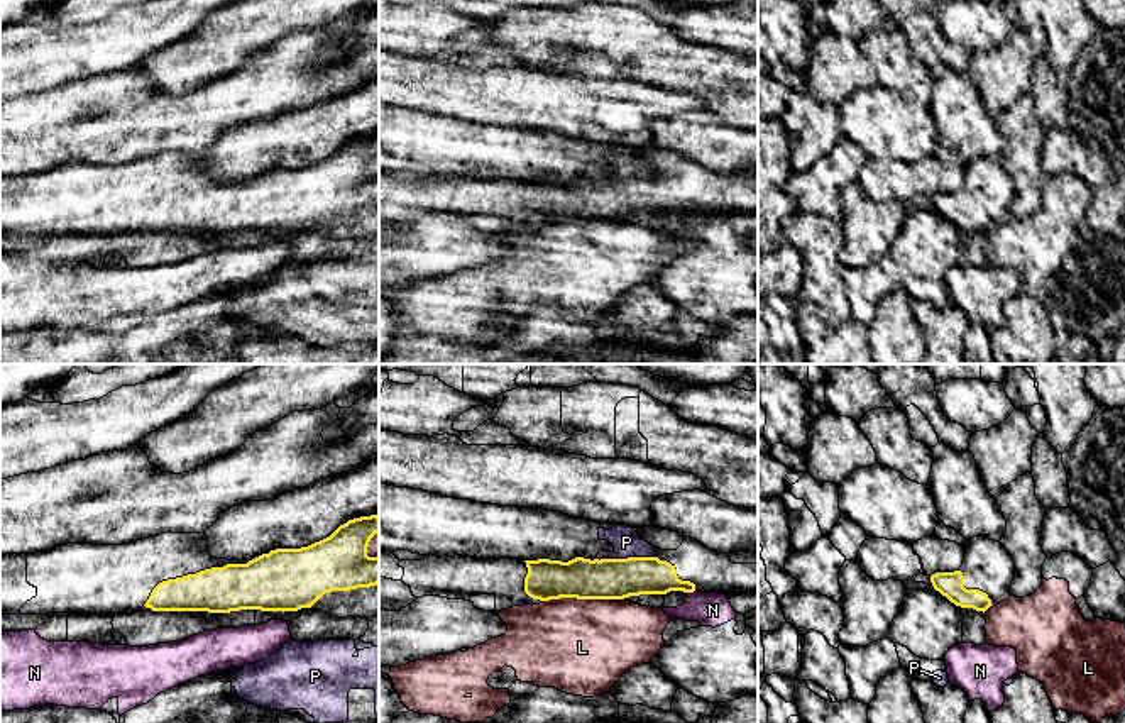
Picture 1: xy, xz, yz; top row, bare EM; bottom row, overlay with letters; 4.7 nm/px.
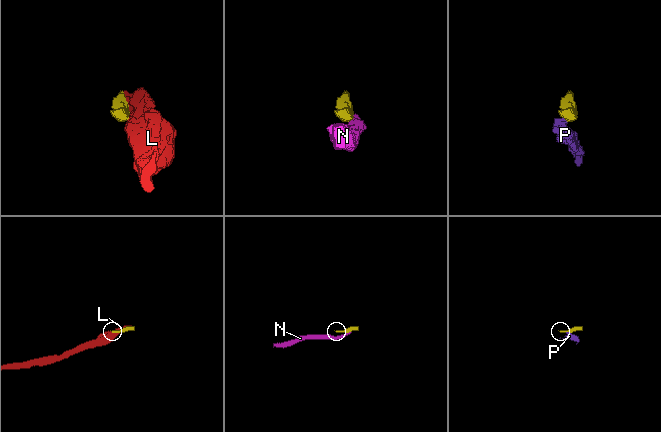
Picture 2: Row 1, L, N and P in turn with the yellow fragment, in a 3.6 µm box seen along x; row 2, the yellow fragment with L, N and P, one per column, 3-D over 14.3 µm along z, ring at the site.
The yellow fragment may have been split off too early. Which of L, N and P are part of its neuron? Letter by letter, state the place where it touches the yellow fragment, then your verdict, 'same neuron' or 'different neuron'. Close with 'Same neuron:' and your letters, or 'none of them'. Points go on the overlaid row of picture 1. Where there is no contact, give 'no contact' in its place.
L: xz (577, 598) | different neuron
N: xz (691, 591) | different neuron
P: xz (625, 559) | different neuron
Same neuron: none of them

